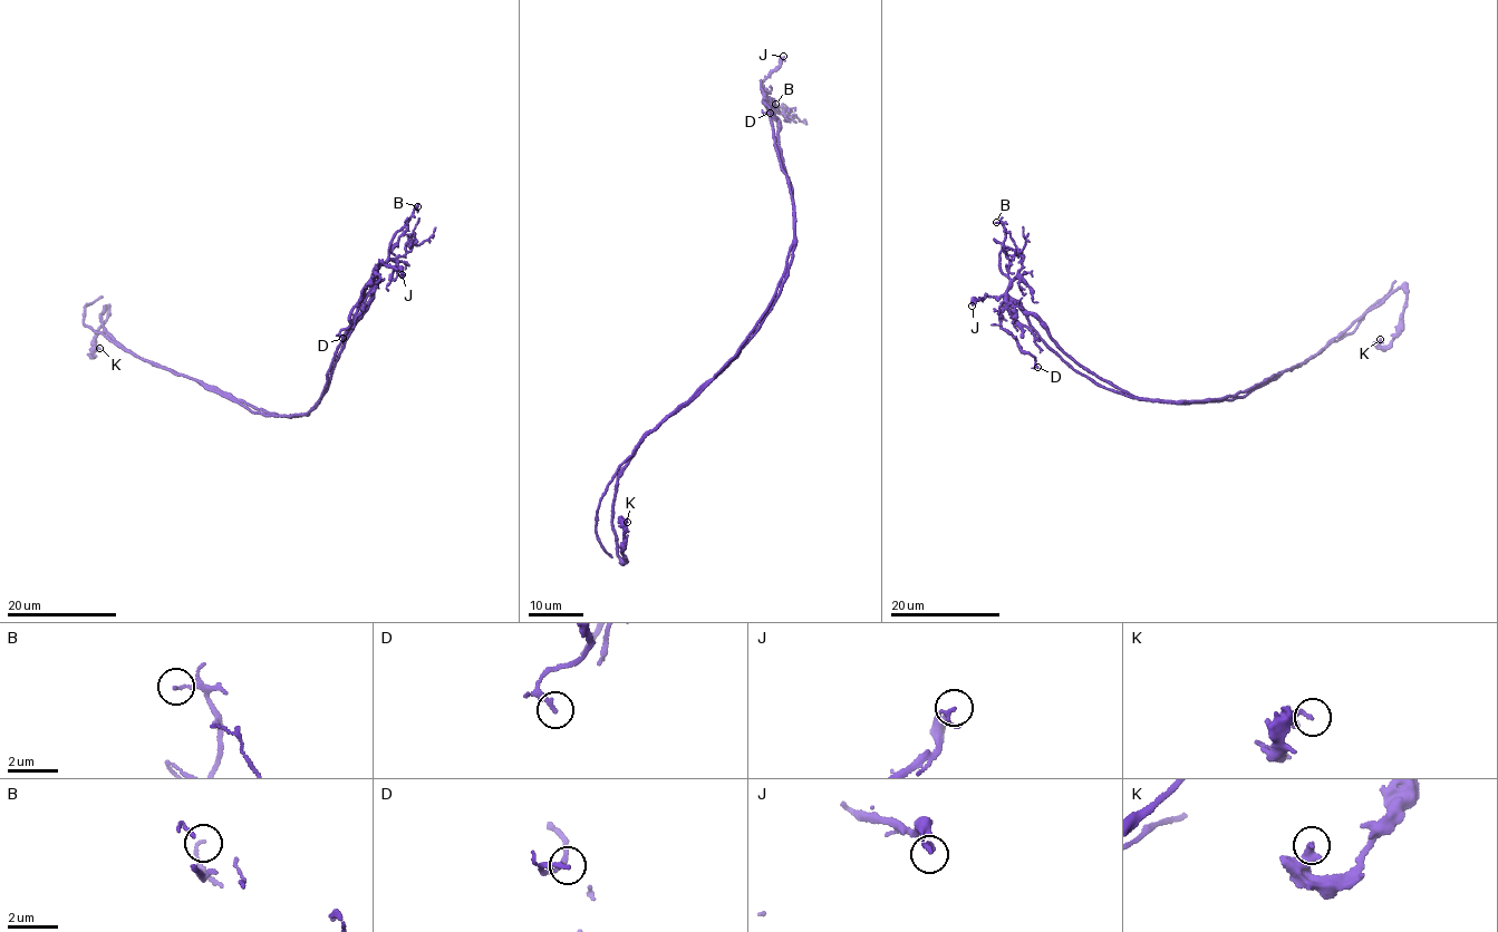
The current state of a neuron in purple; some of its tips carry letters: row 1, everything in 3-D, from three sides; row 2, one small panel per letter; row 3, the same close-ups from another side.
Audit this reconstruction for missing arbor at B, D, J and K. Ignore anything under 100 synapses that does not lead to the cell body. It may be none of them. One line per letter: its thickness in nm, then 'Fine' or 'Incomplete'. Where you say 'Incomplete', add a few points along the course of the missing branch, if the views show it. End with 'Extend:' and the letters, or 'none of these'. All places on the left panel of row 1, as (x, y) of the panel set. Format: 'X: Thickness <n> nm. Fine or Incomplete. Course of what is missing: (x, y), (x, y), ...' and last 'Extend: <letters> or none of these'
B: Thickness 90 nm. Fine
D: Thickness 140 nm. Fine
J: Thickness 100 nm. Fine
K: Thickness 200 nm. Fine
Extend: none of these

